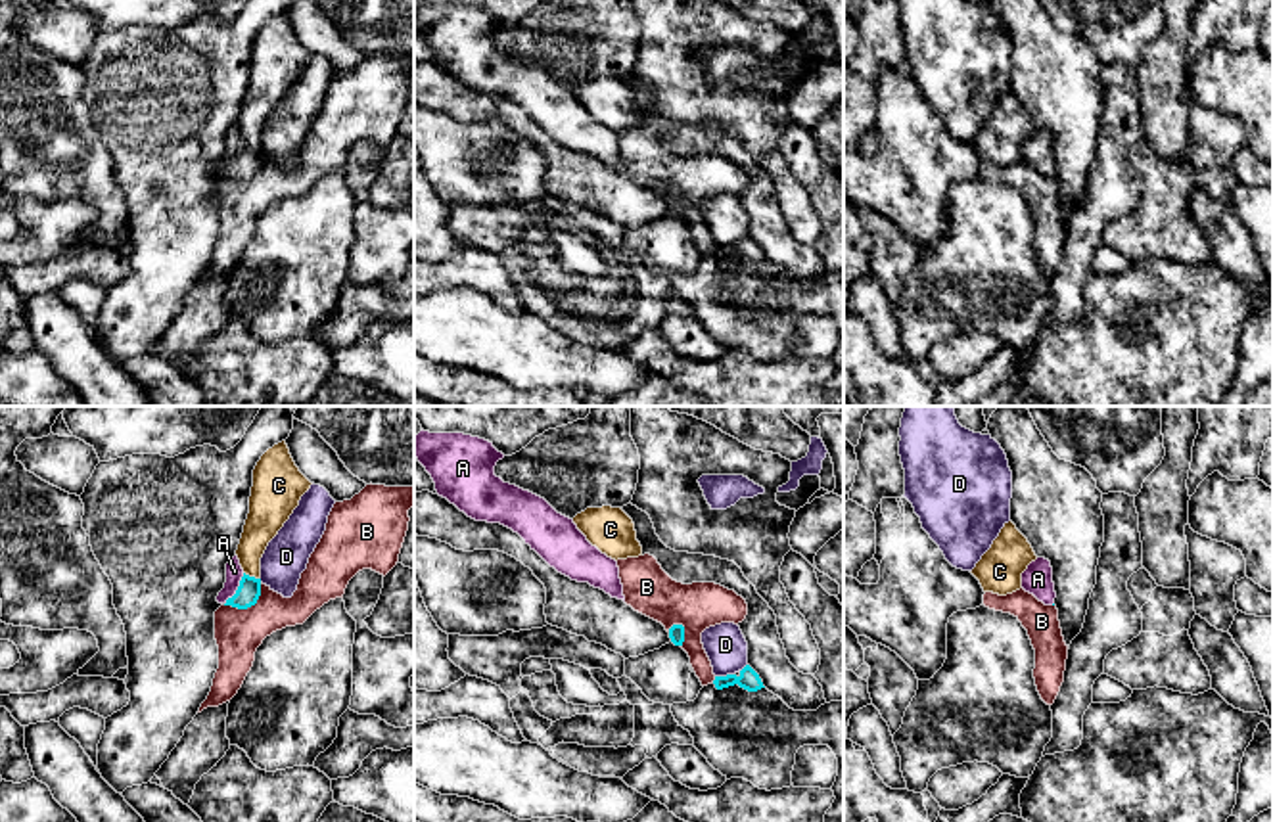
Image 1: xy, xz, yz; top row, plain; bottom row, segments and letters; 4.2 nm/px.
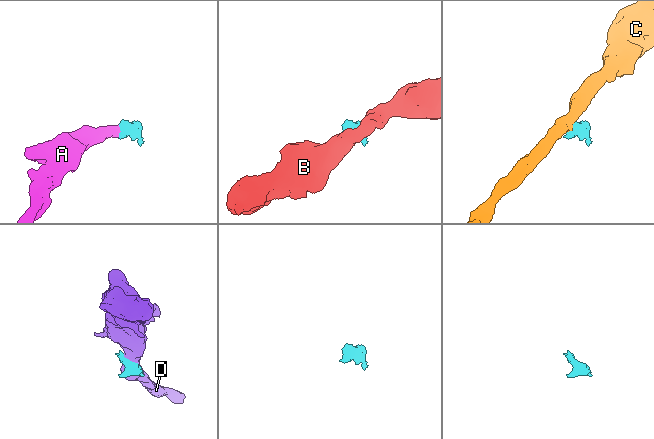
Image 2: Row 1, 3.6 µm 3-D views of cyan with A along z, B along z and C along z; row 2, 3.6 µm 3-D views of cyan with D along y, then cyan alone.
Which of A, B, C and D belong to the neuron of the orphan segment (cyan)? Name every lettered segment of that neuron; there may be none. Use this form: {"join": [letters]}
{"join": ["A"]}

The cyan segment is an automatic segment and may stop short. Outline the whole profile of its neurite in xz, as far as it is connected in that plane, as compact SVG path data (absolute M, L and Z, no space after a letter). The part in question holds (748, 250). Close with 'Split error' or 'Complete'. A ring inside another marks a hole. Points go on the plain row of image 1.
M746 236L734 245L715 247L694 272L673 274L671 284L690 303L694 318L727 351L744 349L767 362L794 356L792 341L799 318L828 316L838 330L838 347L832 356L836 370L824 385L824 397L832 406L844 406L844 270L817 282L794 282Z. Split error

